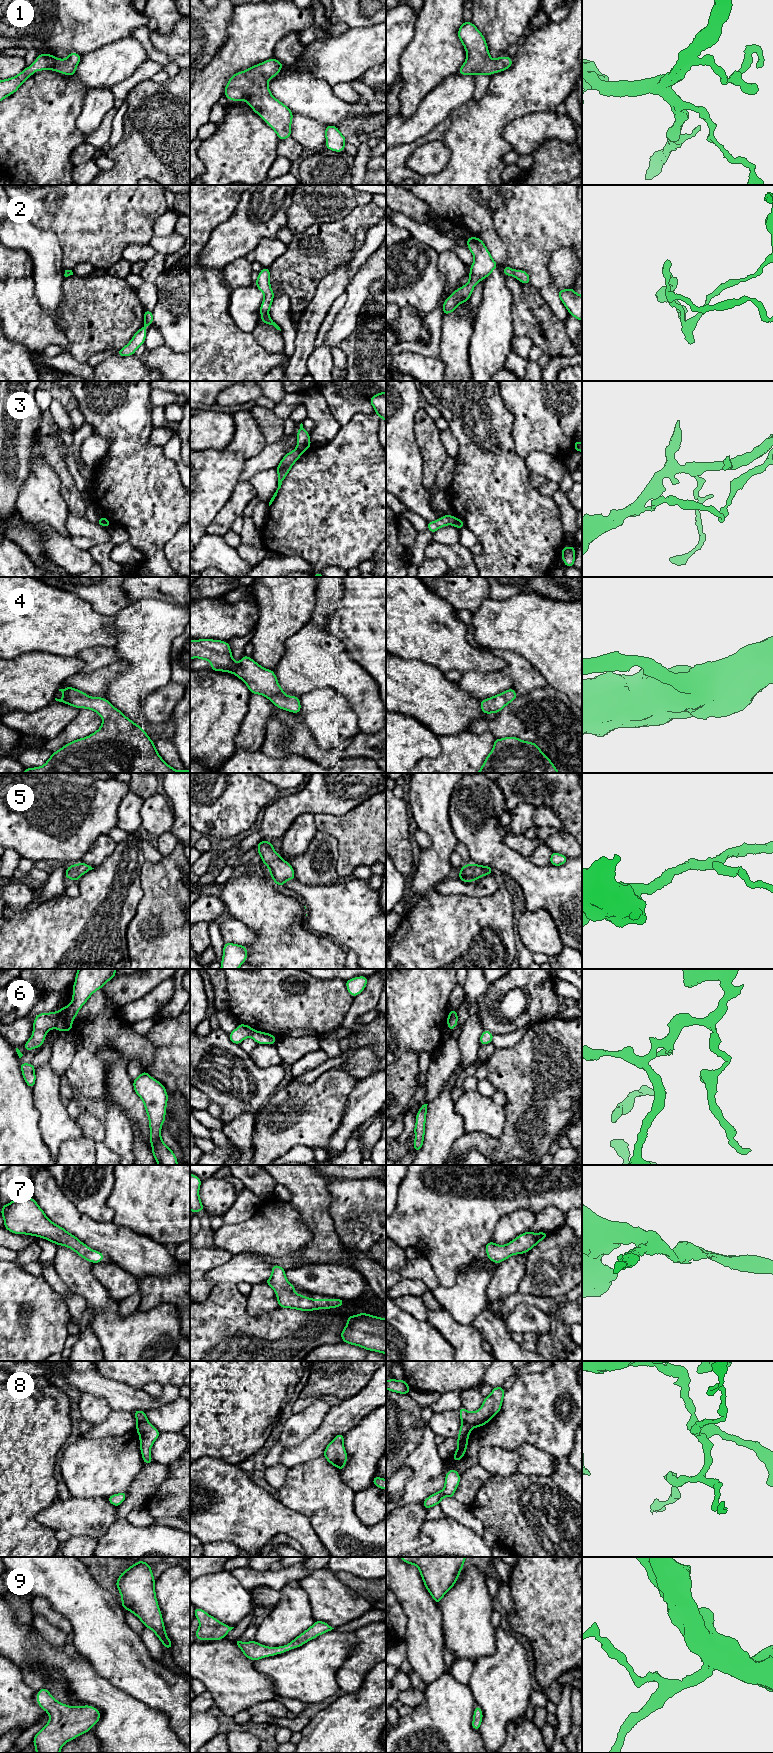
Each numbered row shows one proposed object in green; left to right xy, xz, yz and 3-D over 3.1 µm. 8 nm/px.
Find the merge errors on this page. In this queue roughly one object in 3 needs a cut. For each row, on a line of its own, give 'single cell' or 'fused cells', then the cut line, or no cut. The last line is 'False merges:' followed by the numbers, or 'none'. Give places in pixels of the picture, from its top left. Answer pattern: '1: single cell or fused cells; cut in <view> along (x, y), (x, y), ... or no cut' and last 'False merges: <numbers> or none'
1: single cell; no cut
2: single cell; no cut
3: fused cells; cut in yz along (456, 518), (454, 525)
4: single cell; no cut
5: single cell; no cut
6: fused cells; cut in xy along (55, 1012), (57, 1016), (56, 1027)
7: single cell; no cut
8: fused cells; cut in yz along (467, 1413), (466, 1423), (471, 1428)
9: single cell; no cut
False merges: 3, 6, 8

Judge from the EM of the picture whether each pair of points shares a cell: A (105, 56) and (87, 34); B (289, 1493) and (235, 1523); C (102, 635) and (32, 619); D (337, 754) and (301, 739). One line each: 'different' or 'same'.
A: different
B: different
C: same
D: same

